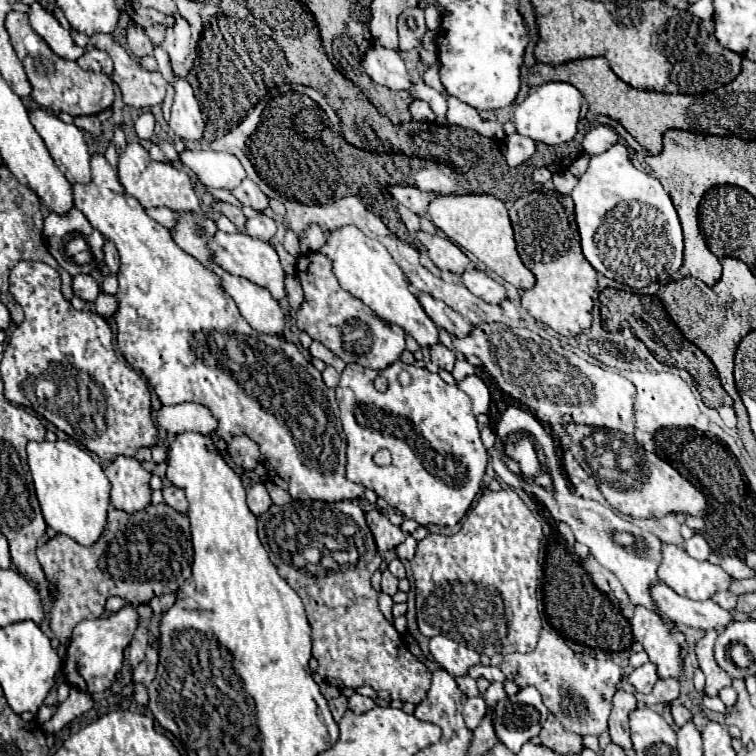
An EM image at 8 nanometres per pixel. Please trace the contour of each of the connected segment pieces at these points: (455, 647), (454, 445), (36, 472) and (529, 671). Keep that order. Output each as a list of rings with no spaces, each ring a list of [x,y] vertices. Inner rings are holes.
[[[445,636],[431,638],[429,652],[433,660],[453,676],[465,676],[471,666],[479,664],[479,654],[475,650],[469,650]]]
[[[401,360],[383,370],[357,366],[355,362],[347,364],[341,372],[341,380],[335,392],[341,410],[339,418],[347,440],[345,478],[375,490],[377,496],[383,498],[389,506],[397,508],[405,518],[417,520],[421,526],[455,526],[477,496],[487,466],[487,450],[481,442],[479,428],[471,412],[471,398],[461,392],[457,384],[447,384],[445,380],[441,380],[439,374],[433,374],[427,368],[403,364]],[[403,370],[407,370],[411,376],[411,382],[407,386],[399,384],[399,374]],[[377,376],[387,378],[389,386],[385,392],[379,392],[375,388],[373,380]],[[379,448],[387,448],[391,452],[393,460],[389,466],[377,466],[373,462],[373,456]]]
[[[29,442],[29,470],[35,484],[35,494],[49,528],[73,538],[81,546],[91,546],[101,538],[109,510],[111,484],[91,454],[69,442]]]
[[[541,630],[539,644],[533,652],[521,654],[505,654],[501,664],[503,674],[507,680],[515,682],[517,686],[535,686],[549,712],[557,716],[557,720],[563,724],[565,730],[577,732],[581,736],[595,734],[607,730],[607,718],[611,712],[611,696],[615,694],[615,684],[623,678],[621,668],[611,660],[597,660],[591,654],[583,654],[577,650],[571,650],[567,642],[555,634]]]

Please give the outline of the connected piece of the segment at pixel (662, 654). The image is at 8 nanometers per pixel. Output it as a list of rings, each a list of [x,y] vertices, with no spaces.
[[[635,606],[629,620],[635,642],[643,646],[649,660],[657,666],[659,678],[679,678],[683,674],[681,642],[685,642],[683,630],[671,626],[659,614],[645,606]]]

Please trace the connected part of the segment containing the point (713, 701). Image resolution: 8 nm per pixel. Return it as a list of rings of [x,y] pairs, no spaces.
[[[703,694],[703,708],[713,710],[713,712],[721,712],[721,714],[727,712],[727,706],[717,696],[705,696],[705,694]]]

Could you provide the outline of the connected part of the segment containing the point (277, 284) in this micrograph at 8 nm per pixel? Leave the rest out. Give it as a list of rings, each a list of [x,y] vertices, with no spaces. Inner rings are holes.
[[[217,230],[213,234],[211,242],[209,242],[209,250],[211,250],[213,262],[217,262],[217,266],[227,270],[229,274],[243,276],[243,278],[255,282],[257,286],[267,288],[275,300],[281,300],[285,296],[285,284],[283,284],[285,272],[283,272],[283,268],[279,264],[279,256],[277,256],[275,248],[269,242],[255,240],[255,238],[251,238],[249,234],[243,234],[243,232],[227,234],[227,232]]]

